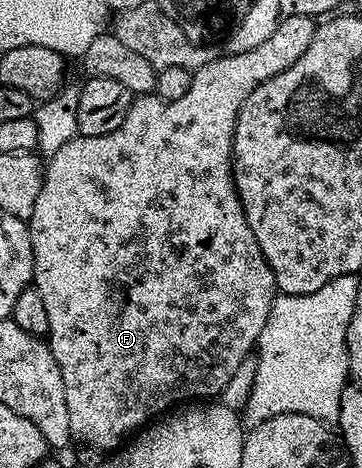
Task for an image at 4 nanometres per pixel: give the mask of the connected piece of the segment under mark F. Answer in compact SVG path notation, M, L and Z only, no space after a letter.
M310 17L286 19L278 31L266 39L266 43L259 44L252 51L242 51L242 55L217 55L212 62L195 70L190 91L186 91L182 99L164 101L155 95L137 96L130 111L126 111L126 119L122 119L122 127L118 127L118 131L97 137L76 135L47 158L42 191L38 191L34 215L27 221L34 255L32 280L46 306L46 319L50 319L46 340L58 363L58 371L62 371L62 387L66 387L66 411L70 415L73 442L81 441L88 445L84 447L92 451L119 450L125 438L147 426L153 419L167 414L173 407L197 399L219 398L226 383L230 383L230 378L234 376L234 371L238 371L242 359L249 357L257 348L260 332L262 327L266 327L266 319L278 290L274 275L258 247L258 239L254 239L254 231L250 231L246 223L244 208L236 194L236 181L232 178L232 140L244 101L250 99L253 91L266 83L266 79L274 79L274 75L286 71L298 63L298 59L302 59L306 47L310 47L316 26L317 22Z

